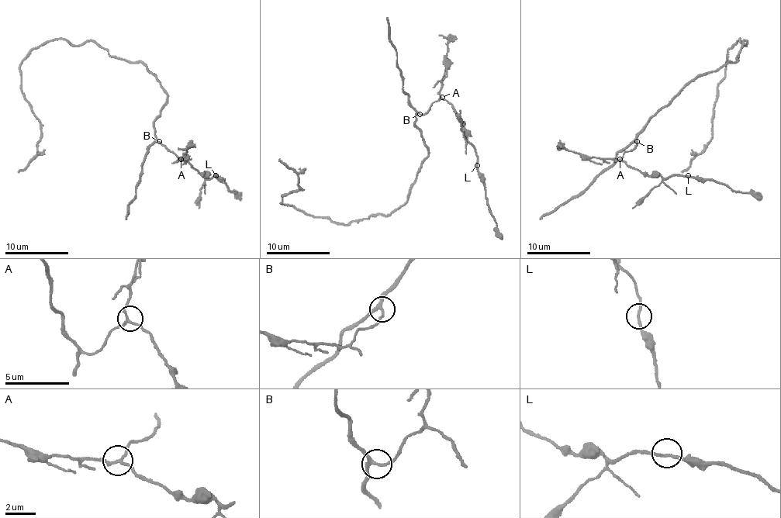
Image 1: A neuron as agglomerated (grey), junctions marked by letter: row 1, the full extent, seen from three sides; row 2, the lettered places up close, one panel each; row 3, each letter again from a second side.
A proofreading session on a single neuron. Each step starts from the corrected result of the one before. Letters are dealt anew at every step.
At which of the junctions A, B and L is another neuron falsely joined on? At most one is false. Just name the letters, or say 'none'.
none

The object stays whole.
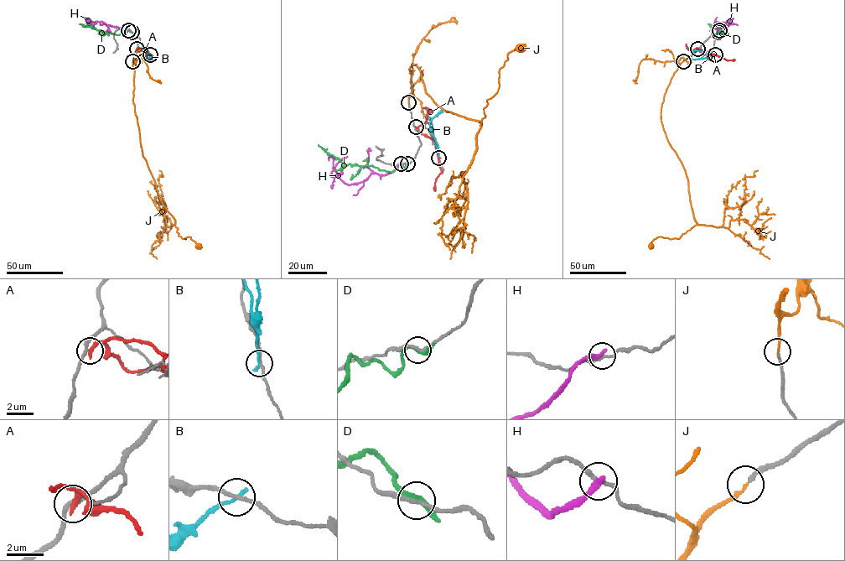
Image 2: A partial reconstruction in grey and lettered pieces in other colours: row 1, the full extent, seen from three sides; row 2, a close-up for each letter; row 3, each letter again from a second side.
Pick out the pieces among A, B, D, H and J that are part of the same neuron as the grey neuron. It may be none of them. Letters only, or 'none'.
J

